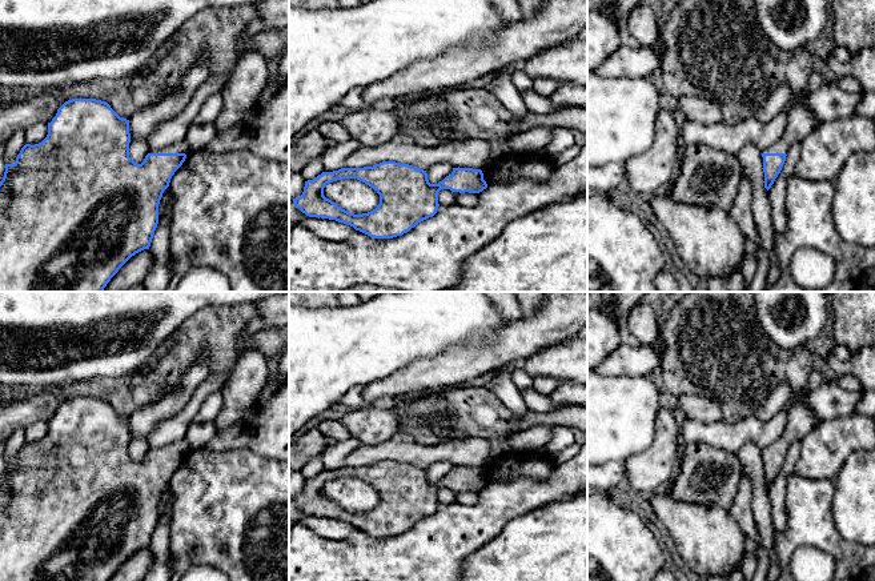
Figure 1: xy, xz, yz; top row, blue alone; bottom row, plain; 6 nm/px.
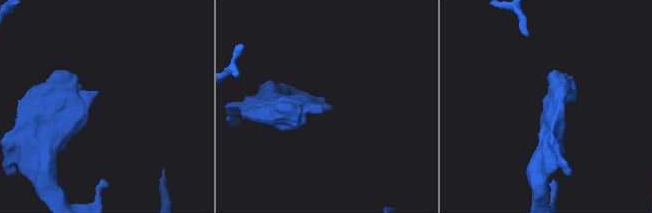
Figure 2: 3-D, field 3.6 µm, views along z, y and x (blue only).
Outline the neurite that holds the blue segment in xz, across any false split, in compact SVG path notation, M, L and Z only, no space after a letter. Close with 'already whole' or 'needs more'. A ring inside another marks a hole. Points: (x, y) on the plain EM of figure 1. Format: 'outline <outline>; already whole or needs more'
outline M382 460L373 465L322 470L316 477L305 480L302 493L293 497L293 501L309 516L336 518L374 537L393 537L437 512L441 488L450 488L455 498L459 492L479 492L487 485L485 466L453 466L442 480L430 482L424 468ZM342 477L357 477L372 485L380 493L377 506L354 513L326 497L325 484Z; needs more

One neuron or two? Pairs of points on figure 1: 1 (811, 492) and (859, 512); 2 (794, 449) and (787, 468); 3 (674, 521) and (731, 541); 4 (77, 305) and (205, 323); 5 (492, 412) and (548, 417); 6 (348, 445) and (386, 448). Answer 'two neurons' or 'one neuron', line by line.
1: two neurons
2: one neuron
3: one neuron
4: two neurons
5: one neuron
6: two neurons

